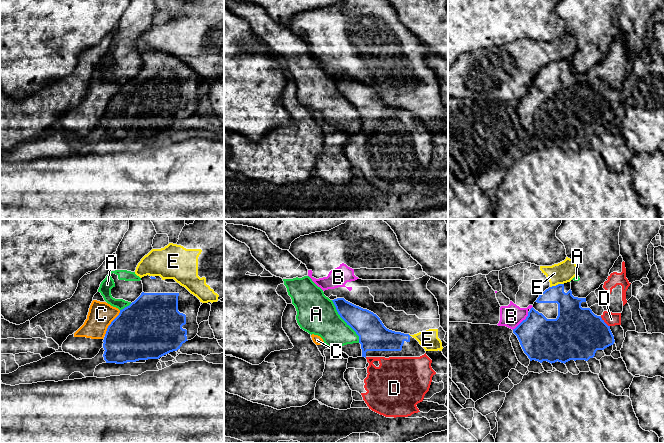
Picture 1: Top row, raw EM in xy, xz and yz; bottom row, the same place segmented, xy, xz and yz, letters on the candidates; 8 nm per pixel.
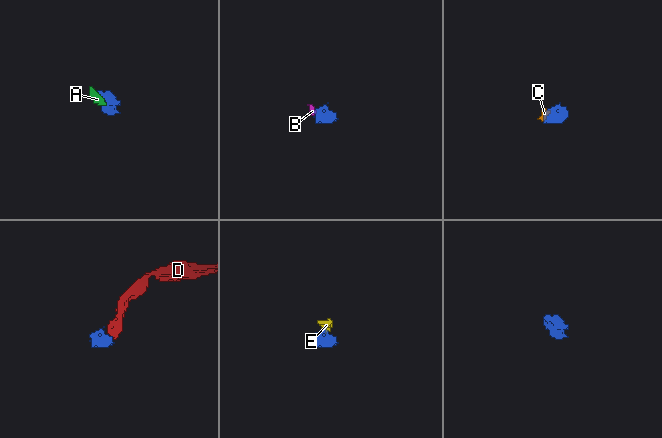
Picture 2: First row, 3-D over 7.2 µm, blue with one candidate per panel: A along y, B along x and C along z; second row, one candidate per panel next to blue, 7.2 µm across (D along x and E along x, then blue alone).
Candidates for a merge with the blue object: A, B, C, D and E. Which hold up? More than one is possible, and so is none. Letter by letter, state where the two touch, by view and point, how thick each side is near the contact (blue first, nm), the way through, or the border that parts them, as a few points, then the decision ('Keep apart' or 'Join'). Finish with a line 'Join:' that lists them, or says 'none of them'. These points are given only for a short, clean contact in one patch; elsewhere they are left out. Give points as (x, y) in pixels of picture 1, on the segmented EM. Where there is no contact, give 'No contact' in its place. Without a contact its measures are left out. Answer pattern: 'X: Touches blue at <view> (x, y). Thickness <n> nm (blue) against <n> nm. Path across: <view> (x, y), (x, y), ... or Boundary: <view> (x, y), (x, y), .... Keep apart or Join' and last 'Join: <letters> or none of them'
A: Touches blue at xz (344, 320). Thickness 220 nm (blue) against 320 nm. Keep apart
B: Touches blue at yz (522, 321). Thickness 340 nm (blue) against 180 nm. Boundary: yz (528, 312), (528, 315), (512, 329). Keep apart
C: Touches blue at xy (111, 323). Thickness 460 nm (blue) against 200 nm. Boundary: xy (120, 310), (104, 335). Keep apart
D: Touches blue at yz (603, 321). Thickness 420 nm (blue) against 110 nm. Join
E: Touches blue at yz (556, 285). Thickness 200 nm (blue) against 170 nm. Boundary: yz (563, 283), (550, 287). Keep apart
Join: D

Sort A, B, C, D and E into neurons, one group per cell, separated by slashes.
A / B E / C / D

